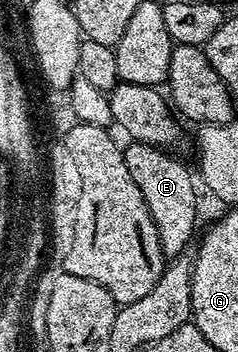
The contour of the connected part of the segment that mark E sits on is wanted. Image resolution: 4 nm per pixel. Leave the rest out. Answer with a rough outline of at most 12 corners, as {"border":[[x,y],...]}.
{"border":[[124,145],[161,254],[177,258],[197,228],[197,188],[172,151]]}

